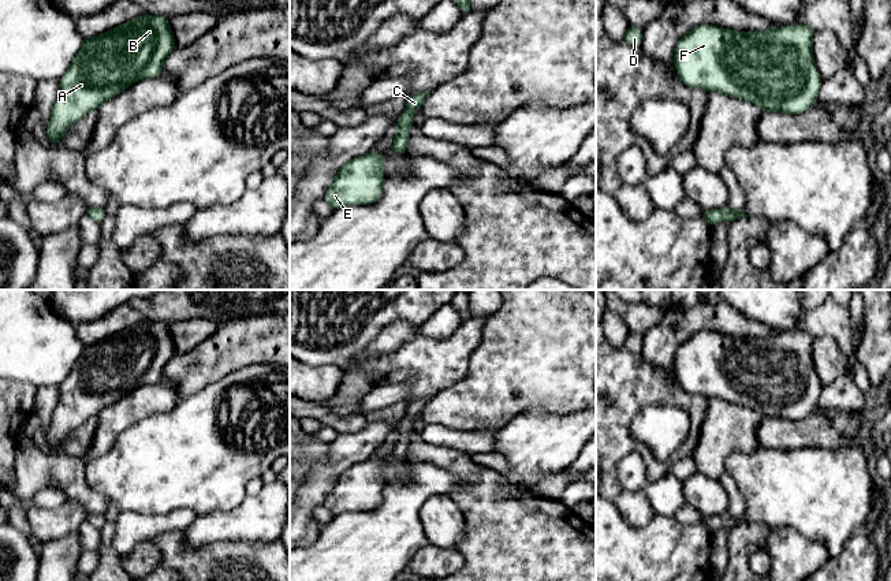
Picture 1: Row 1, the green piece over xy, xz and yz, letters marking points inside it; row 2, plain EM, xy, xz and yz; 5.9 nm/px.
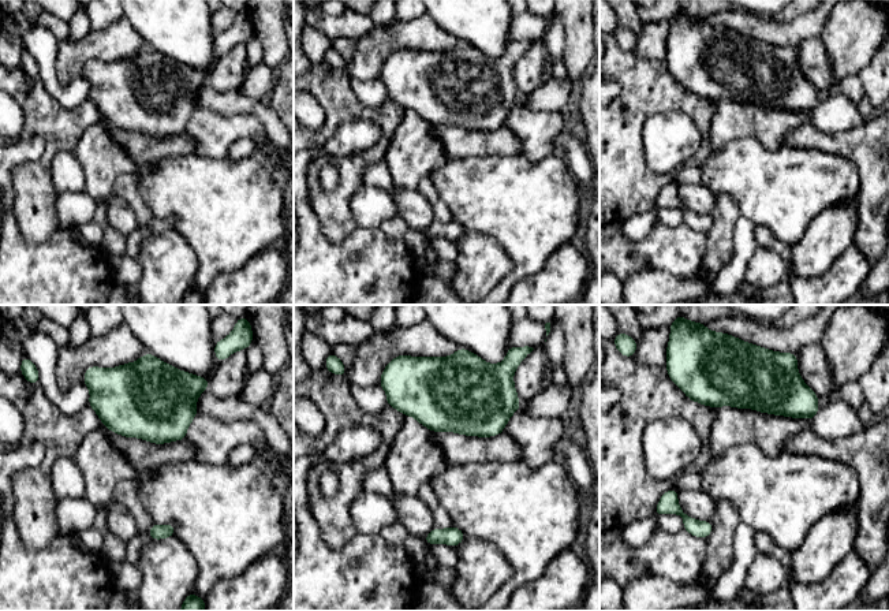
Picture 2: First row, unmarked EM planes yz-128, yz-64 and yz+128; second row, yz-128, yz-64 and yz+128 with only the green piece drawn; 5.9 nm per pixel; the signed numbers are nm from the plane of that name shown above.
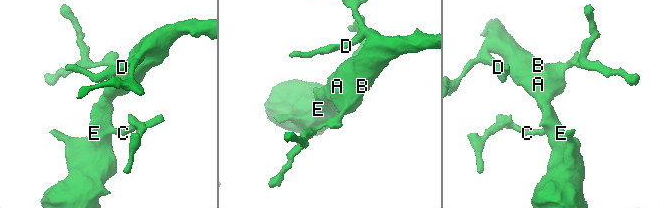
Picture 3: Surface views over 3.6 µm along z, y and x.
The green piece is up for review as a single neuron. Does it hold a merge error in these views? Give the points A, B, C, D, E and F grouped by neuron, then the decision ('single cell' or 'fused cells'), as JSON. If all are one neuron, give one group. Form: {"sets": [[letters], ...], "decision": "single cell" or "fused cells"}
{"sets": [["A", "B", "C", "D", "E", "F"]], "decision": "single cell"}

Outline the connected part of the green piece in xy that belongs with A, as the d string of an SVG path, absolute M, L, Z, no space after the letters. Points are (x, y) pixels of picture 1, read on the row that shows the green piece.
M146 14L102 34L85 38L71 66L59 79L59 96L52 107L45 135L60 146L63 134L78 120L115 98L131 83L152 79L163 72L164 60L176 48L167 16Z

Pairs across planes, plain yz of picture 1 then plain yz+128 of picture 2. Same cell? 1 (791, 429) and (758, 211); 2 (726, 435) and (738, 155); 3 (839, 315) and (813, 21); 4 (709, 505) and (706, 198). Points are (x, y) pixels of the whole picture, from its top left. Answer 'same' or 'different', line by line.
1: different
2: different
3: different
4: same

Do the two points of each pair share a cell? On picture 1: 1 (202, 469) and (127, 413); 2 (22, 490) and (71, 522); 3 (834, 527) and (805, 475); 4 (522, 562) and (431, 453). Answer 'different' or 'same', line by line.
1: different
2: different
3: same
4: same

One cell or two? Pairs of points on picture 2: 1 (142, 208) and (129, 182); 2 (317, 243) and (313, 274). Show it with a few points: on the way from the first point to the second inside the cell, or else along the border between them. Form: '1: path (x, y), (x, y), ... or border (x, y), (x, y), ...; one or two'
1: path (135, 201), (129, 189); one
2: path (313, 250), (313, 267); one

